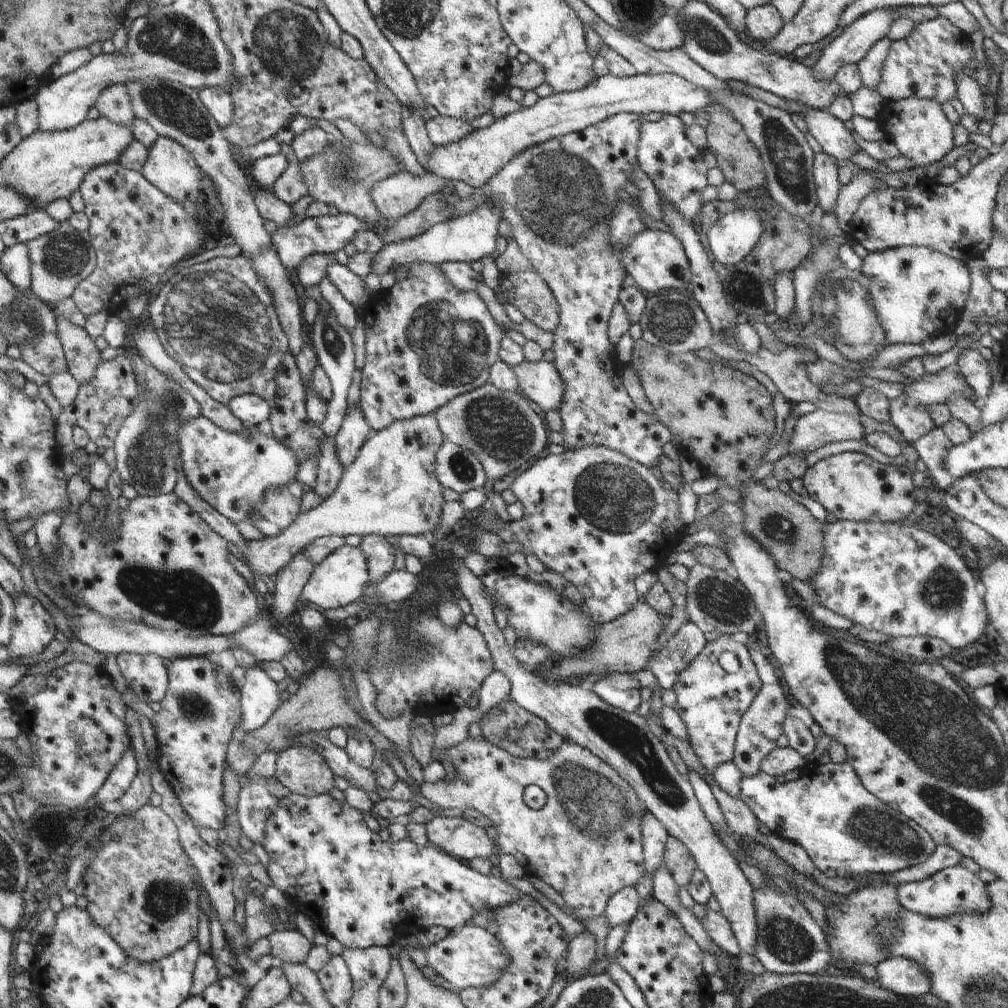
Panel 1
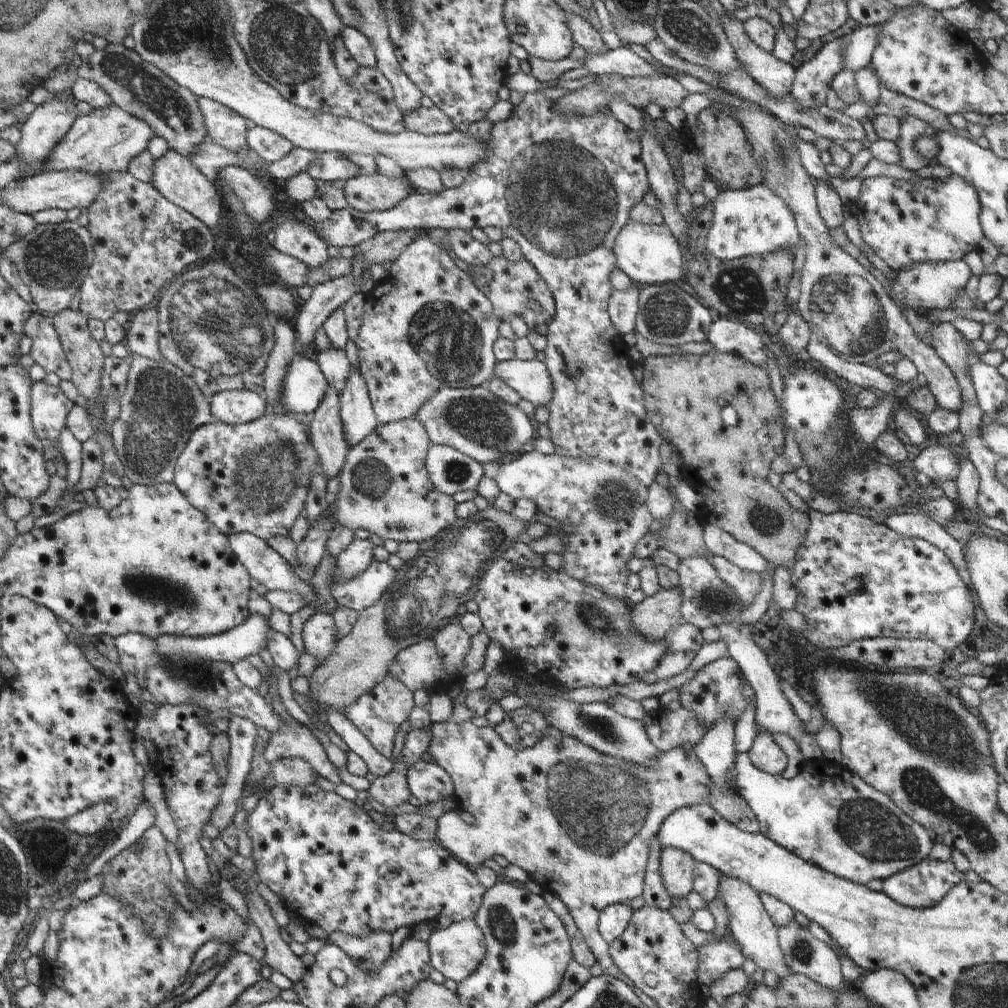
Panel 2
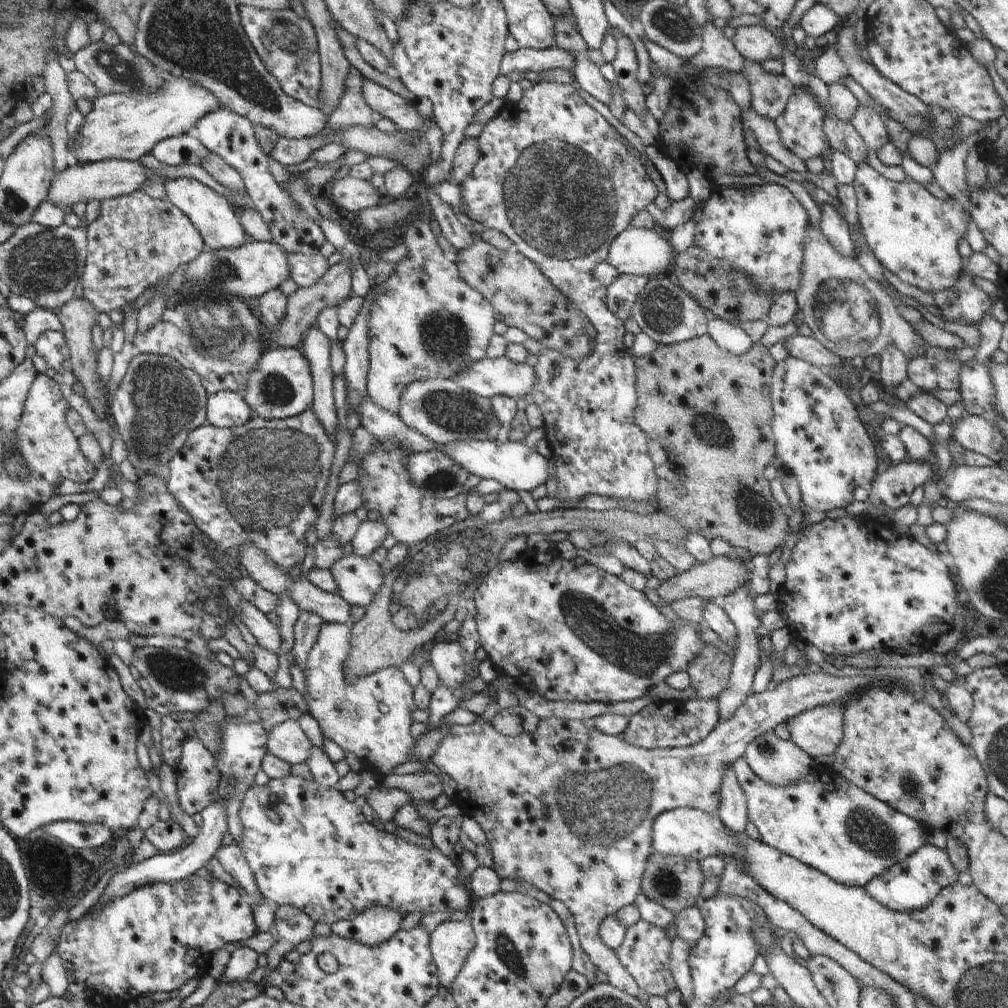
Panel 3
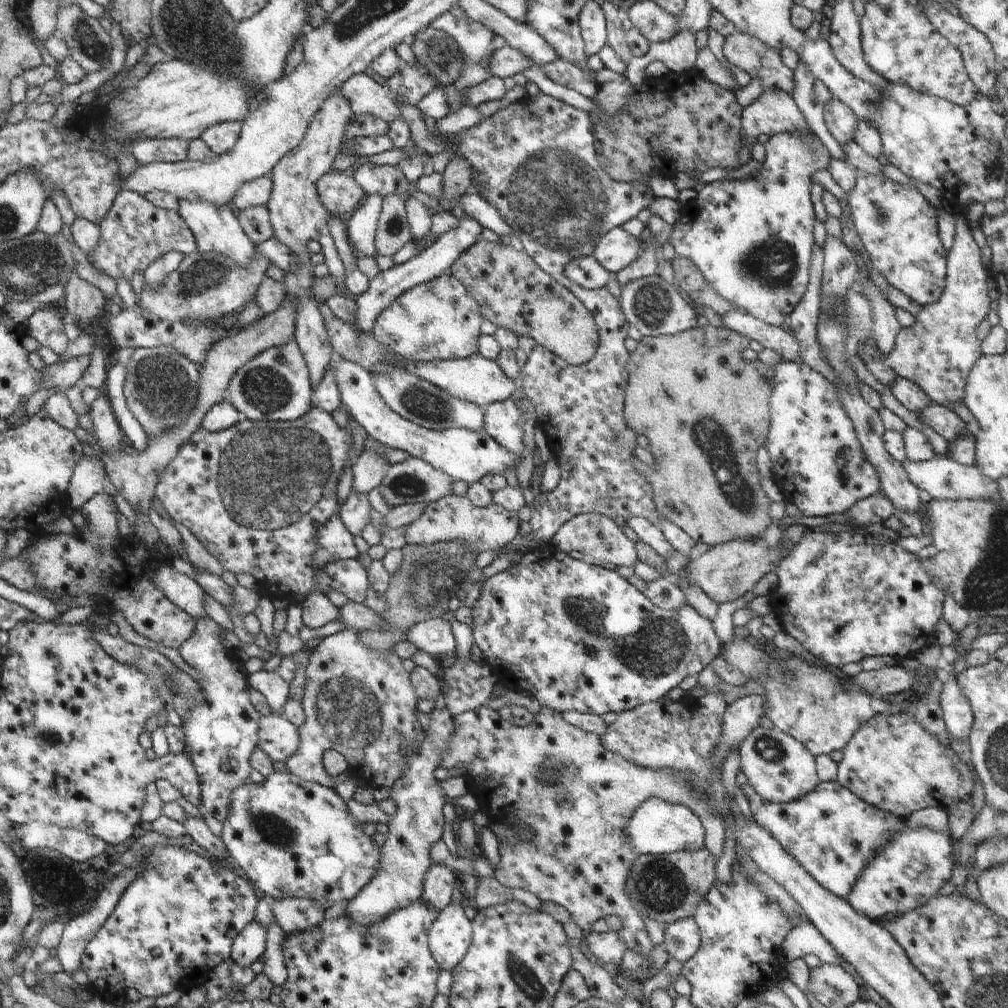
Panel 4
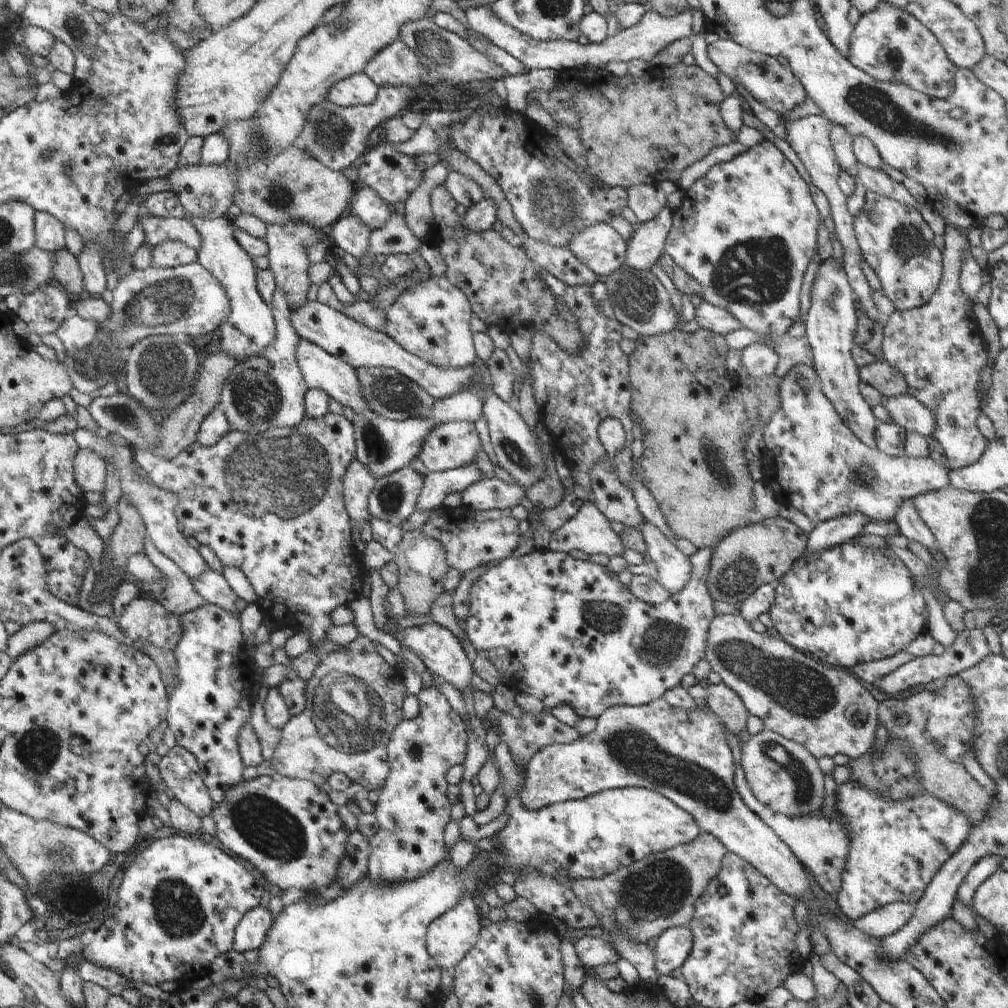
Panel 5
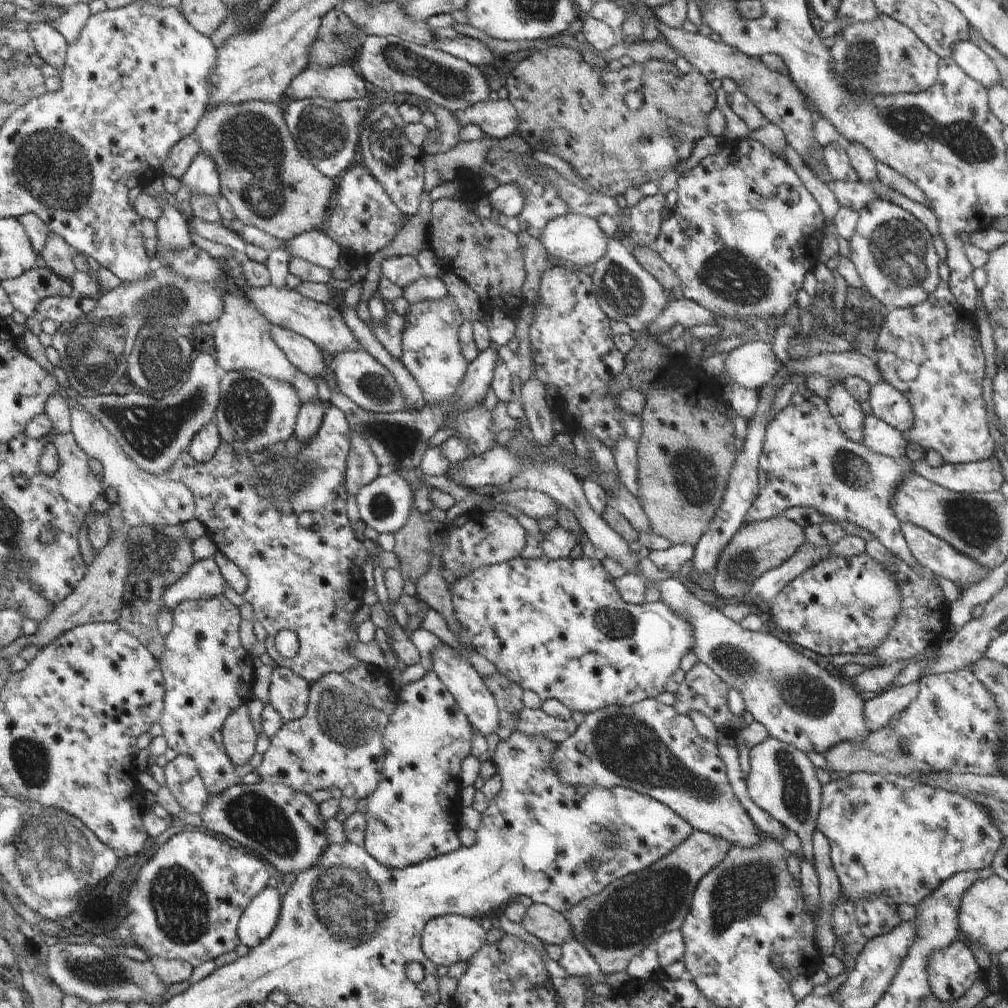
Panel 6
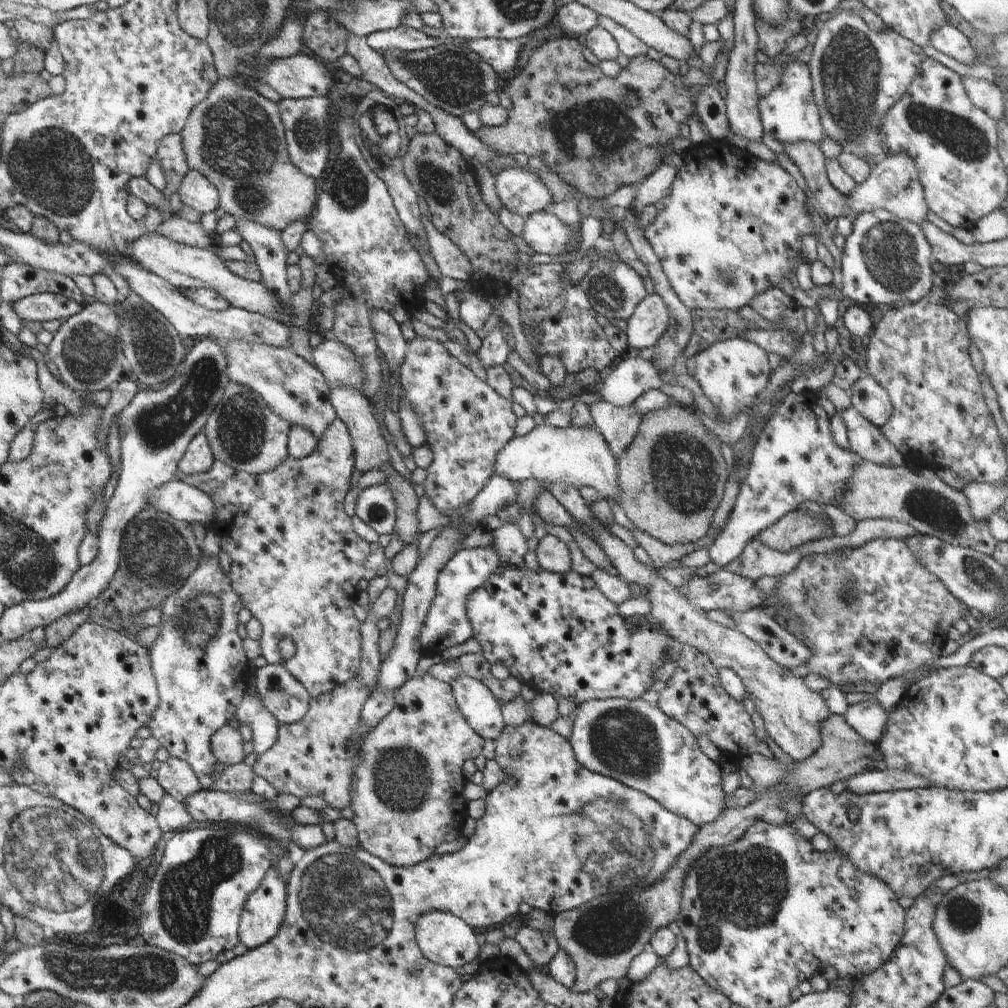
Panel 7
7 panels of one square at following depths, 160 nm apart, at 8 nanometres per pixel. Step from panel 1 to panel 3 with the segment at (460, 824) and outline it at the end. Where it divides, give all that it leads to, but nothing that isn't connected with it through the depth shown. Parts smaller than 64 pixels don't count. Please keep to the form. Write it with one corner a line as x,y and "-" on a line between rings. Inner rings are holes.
810,668
805,674
778,683
774,690
766,689
748,696
734,716
720,721
701,743
678,748
635,747
618,737
586,726
583,721
556,717
539,719
536,730
530,734
507,737
500,734
490,722
484,722
477,716
469,725
448,726
430,761
454,778
457,784
454,800
463,815
474,818
480,824
482,835
491,847
499,877
510,880
520,878
552,899
562,901
574,917
582,950
597,970
608,976
608,983
612,986
638,997
646,992
624,968
616,953
602,942
599,926
605,916
614,915
624,906
635,903
641,891
648,857
655,852
652,846
654,819
659,814
680,807
718,815
723,774
735,760
744,756
746,746
788,718
792,719
818,705
845,701
856,691
870,687
866,684
868,677
882,678
863,675
835,677

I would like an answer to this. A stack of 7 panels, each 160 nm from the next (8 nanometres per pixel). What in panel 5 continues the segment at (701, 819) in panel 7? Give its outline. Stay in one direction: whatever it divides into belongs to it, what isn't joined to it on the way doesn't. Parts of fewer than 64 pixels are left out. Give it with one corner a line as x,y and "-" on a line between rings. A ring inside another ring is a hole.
660,698
642,706
620,705
606,709
596,728
570,744
553,744
540,749
527,764
525,781
519,797
524,808
537,811
554,803
575,801
608,789
646,787
669,798
676,806
694,817
702,832
710,833
727,848
749,862
782,892
812,909
815,898
803,864
790,847
741,799
735,785
732,750
724,734
723,723
710,709
695,711
671,706

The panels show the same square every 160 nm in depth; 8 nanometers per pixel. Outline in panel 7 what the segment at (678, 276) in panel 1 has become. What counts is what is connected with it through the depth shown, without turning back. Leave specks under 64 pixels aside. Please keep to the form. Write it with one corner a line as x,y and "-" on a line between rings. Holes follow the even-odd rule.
550,209
533,212
525,219
522,238
536,251
536,253
550,254
552,256
562,255
573,246
573,243
581,242
581,234
574,234
573,230
565,222
558,220

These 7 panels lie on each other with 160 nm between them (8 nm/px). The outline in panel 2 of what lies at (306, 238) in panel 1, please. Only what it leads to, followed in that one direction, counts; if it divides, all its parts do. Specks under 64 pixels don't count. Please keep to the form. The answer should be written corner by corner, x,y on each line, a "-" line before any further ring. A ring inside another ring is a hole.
536,92
525,94
525,99
515,106
513,115
507,121
496,123
492,127
492,130
489,132
488,144
491,148
489,158
486,161
478,163
472,171
468,171
468,175
465,176
463,183
458,187
451,189
444,188
440,192
426,194
418,194
418,192
413,191
394,208
382,212
357,211
350,206
345,209
331,211
331,215
325,221
315,223
311,229
328,247
336,247
337,249
342,248
342,246
357,247
361,242
380,233
410,229
424,229
426,232
429,229
443,229
446,231
448,229
464,229
465,231
470,231
472,228
485,229
486,226
494,226
494,228
499,228
504,233
504,237
515,240
516,244
521,248
523,258
546,281
555,300
556,316
548,325
547,333
545,334
547,347
543,350
546,356
543,363
549,370
554,387
554,396
546,406
549,410
549,421
547,424
551,432
550,440
552,440
552,444
555,446
554,454
572,458
590,457
599,461
613,462
629,470
630,474
633,474
642,484
649,487
655,482
658,472
660,472
663,465
659,453
659,446
663,438
655,429
655,426
646,418
644,391
640,383
632,375
632,370
637,363
628,355
629,347
623,341
623,337
616,332
607,311
609,300
615,289
610,282
609,276
617,268
617,258
612,254
616,237
620,230
622,230
622,227
631,221
629,212
632,206
642,201
644,194
651,190
648,184
647,172
641,159
639,136
625,124
622,124
614,115
607,116
598,113
596,115
567,115
563,117
557,112
555,101
547,99
546,96

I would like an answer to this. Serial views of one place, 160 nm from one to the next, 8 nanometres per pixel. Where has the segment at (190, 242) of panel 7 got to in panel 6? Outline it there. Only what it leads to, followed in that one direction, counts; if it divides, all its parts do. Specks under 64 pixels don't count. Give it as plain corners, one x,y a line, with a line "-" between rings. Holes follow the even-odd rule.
194,218
188,222
189,234
194,233
202,239
218,243
234,249
238,255
243,256
248,243
238,233
223,224
207,223
206,221

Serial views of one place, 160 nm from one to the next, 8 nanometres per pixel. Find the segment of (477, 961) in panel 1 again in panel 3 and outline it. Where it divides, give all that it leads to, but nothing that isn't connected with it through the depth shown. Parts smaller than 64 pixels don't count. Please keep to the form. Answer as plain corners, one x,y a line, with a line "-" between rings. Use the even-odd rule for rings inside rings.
444,921
430,933
430,948
437,966
440,984
448,988
464,966
465,958
476,946
475,934
469,921

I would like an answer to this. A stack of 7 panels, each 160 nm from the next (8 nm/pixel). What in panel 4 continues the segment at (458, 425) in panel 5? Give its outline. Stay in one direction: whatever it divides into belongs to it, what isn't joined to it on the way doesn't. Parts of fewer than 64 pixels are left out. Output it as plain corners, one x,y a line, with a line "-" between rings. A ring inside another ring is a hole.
333,358
329,367
335,372
343,406
350,410
356,422
370,437
386,447
403,450
410,457
416,457
431,464
434,468
449,474
454,481
464,481
469,485
480,481
486,474
495,472
504,476
506,470
515,469
519,458
499,445
484,429
448,429
431,431
418,426
397,412
394,412
378,394
371,372
352,361

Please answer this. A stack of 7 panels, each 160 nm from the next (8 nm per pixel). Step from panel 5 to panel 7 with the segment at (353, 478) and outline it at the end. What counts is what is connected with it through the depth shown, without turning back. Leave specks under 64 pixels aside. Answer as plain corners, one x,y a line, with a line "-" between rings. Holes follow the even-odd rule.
334,387
331,389
330,396
337,417
346,424
352,437
355,460
354,470
360,470
360,472
364,473
368,472
368,470
374,470
374,468
384,467
387,463
391,464
387,440
382,436
380,425
378,425
378,421
372,414
368,398
357,390
348,387

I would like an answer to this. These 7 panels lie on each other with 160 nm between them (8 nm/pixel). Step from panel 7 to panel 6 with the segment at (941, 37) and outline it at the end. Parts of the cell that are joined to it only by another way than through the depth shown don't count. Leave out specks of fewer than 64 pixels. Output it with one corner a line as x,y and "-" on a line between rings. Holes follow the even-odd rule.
970,40
956,42
952,46
951,59
960,66
967,76
985,88
992,88
996,84
1000,85
1000,76
994,62

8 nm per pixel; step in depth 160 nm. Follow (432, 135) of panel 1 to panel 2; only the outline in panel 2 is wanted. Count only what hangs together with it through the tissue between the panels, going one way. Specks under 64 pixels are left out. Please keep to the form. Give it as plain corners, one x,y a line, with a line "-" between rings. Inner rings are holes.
420,107
403,116
405,128
423,135
445,135
455,130
455,124
439,108

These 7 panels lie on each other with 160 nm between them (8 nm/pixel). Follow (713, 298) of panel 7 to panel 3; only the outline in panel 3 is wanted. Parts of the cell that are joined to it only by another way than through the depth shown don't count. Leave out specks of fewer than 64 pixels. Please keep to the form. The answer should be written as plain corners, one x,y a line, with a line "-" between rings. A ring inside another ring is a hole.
797,86
793,88
784,112
774,121
780,131
782,142
805,164
806,160
810,160
810,158
823,156
822,154
827,152
827,148
833,151
827,143
827,136
823,131
823,119
823,110
817,98
804,87
-
773,182
739,189
713,186
707,199
695,228
694,245
703,248
711,257
728,261
734,268
746,273
755,285
772,293
773,297
787,290
796,292
800,282
804,235
809,216
790,189

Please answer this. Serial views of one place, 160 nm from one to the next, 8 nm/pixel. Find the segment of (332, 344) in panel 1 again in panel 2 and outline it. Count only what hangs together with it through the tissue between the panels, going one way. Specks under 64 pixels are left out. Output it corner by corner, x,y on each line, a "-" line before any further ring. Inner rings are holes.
331,344
327,350
319,352
316,362
327,380
327,384
334,387
334,390
340,394
346,386
351,371
351,364
345,351
341,351

